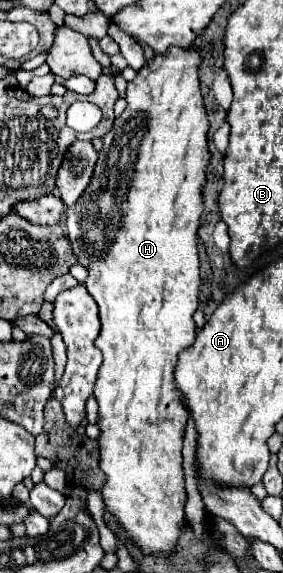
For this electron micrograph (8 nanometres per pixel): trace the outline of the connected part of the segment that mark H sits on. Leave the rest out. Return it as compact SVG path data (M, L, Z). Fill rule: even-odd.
M169 47L165 55L155 55L145 67L137 71L137 77L127 83L127 109L115 119L113 129L109 131L107 137L103 137L103 147L99 151L99 161L95 165L95 173L91 177L89 189L79 197L79 203L75 207L67 209L67 225L69 225L69 239L75 255L79 257L79 263L89 269L89 277L85 281L89 295L95 299L99 305L99 315L101 315L101 333L95 339L95 345L103 353L103 365L99 367L99 377L95 383L95 399L99 403L99 427L101 427L101 437L99 437L99 451L101 451L101 469L105 473L105 483L103 483L103 499L107 511L115 513L119 523L125 527L127 537L135 541L143 549L145 555L163 555L175 551L177 539L179 539L179 529L185 521L185 485L183 485L183 467L181 467L181 447L183 447L183 431L187 425L187 409L183 409L181 403L181 391L173 379L175 363L179 359L179 353L189 347L195 339L195 321L193 313L197 309L197 295L199 295L199 219L203 215L203 187L205 187L205 171L211 161L211 151L209 151L209 119L201 95L201 81L199 81L199 65L201 65L201 47Z

